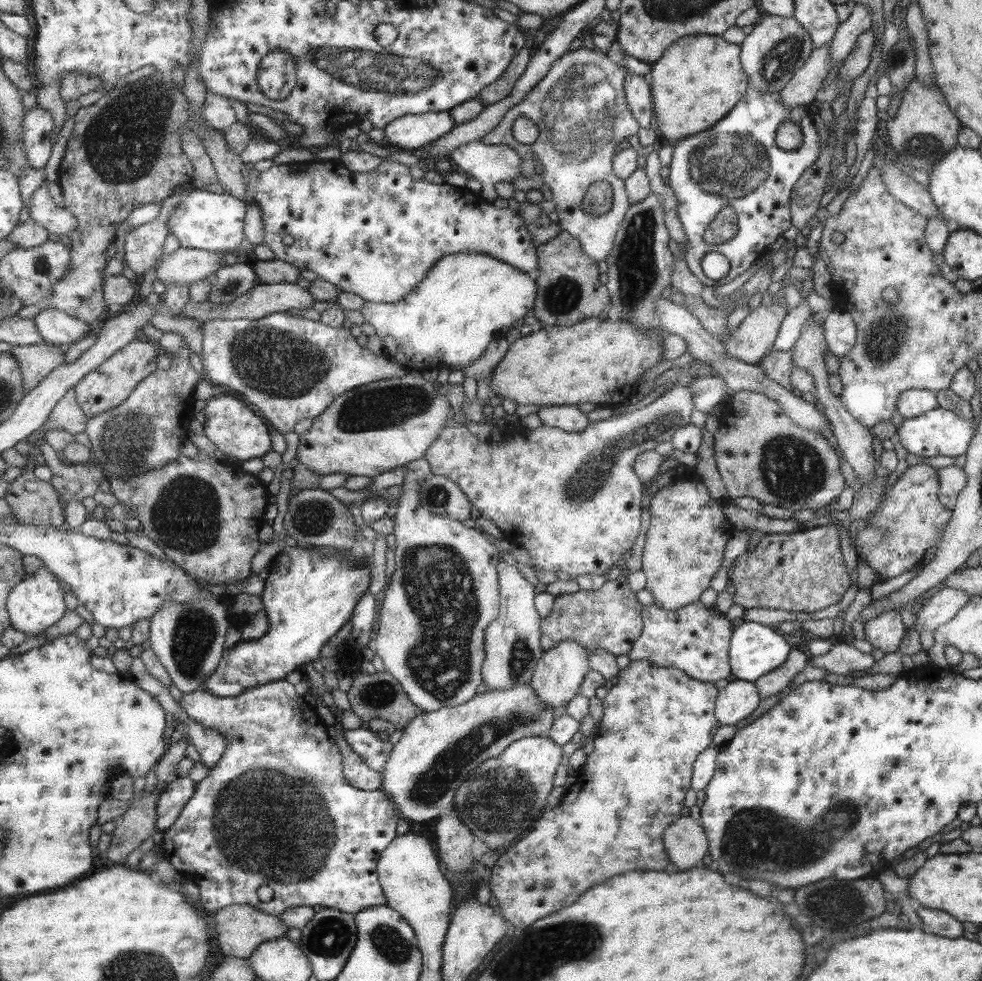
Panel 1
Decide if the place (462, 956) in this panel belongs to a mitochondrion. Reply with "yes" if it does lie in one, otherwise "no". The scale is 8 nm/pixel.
no

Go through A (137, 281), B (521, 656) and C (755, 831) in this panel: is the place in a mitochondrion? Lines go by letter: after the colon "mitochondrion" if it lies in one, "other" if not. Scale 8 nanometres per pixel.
A: other
B: mitochondrion
C: mitochondrion

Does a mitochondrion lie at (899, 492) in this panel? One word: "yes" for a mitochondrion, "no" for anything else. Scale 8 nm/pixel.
no

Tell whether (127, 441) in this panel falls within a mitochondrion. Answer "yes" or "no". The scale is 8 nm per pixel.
yes

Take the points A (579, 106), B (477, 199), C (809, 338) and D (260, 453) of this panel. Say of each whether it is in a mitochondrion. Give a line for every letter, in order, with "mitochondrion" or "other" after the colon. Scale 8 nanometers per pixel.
A: mitochondrion
B: other
C: other
D: other

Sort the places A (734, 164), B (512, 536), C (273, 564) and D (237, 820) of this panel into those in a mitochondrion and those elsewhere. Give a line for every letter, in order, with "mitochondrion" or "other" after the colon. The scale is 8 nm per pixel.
A: mitochondrion
B: other
C: other
D: mitochondrion

